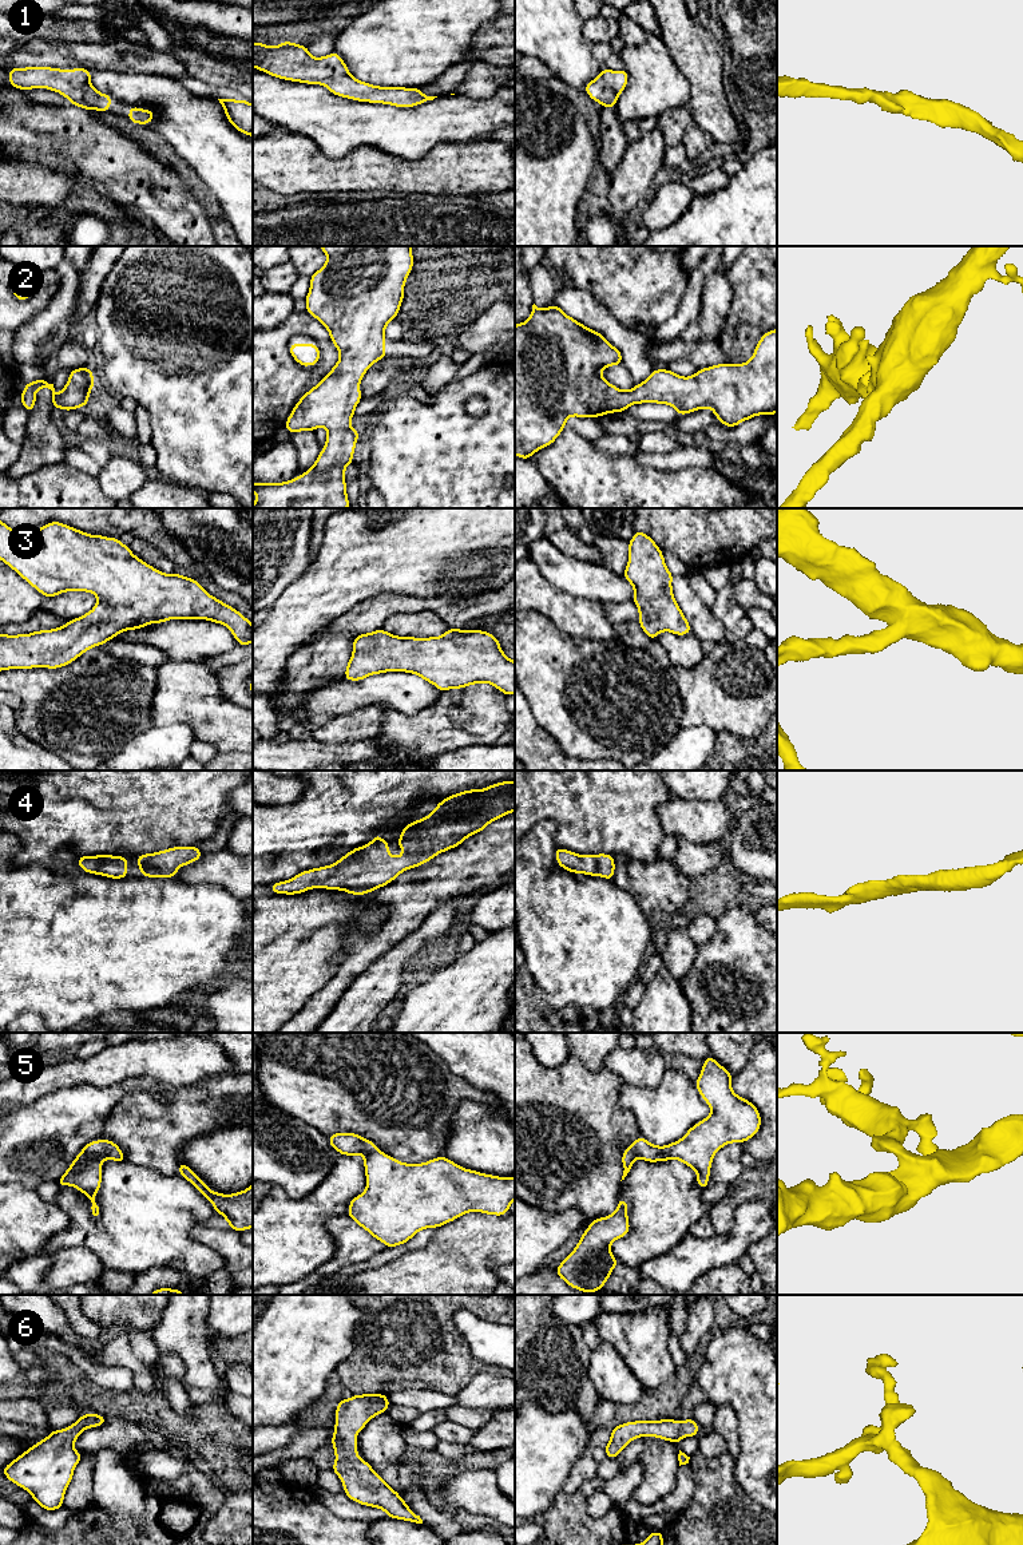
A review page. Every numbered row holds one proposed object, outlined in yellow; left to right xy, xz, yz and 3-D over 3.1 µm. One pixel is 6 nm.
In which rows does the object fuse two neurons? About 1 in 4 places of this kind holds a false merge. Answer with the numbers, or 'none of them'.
none of them

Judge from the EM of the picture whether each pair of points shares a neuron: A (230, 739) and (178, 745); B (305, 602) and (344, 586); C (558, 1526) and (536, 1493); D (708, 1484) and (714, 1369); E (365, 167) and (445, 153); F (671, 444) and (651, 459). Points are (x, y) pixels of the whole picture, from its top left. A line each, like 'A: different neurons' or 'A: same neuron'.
A: different neurons
B: same neuron
C: different neurons
D: different neurons
E: same neuron
F: different neurons

